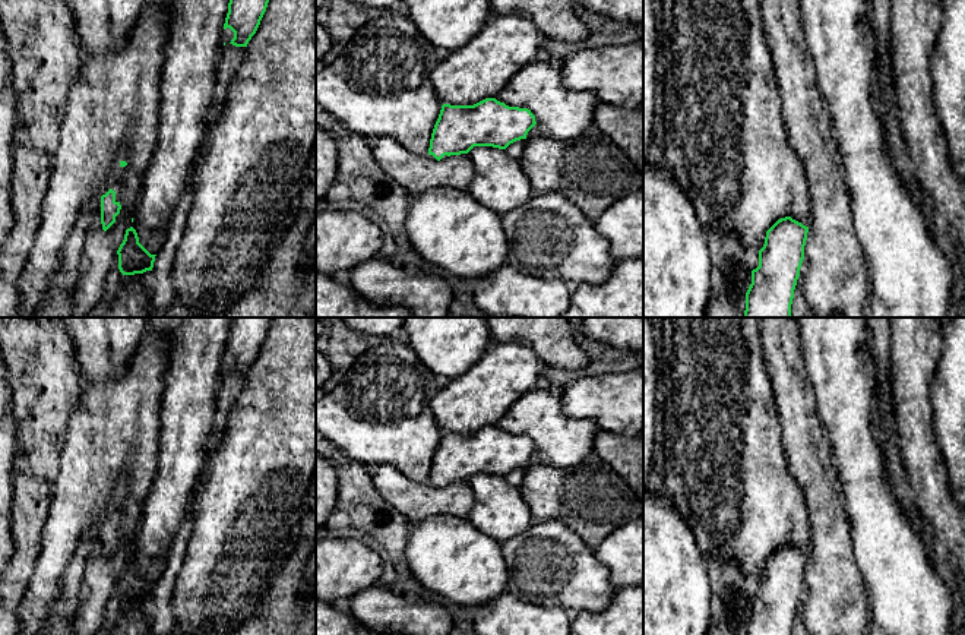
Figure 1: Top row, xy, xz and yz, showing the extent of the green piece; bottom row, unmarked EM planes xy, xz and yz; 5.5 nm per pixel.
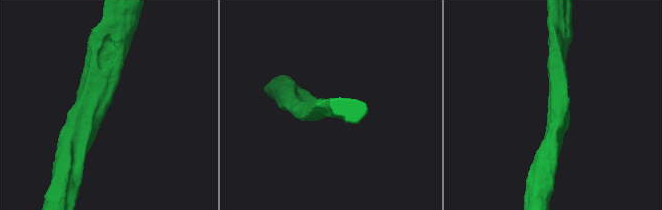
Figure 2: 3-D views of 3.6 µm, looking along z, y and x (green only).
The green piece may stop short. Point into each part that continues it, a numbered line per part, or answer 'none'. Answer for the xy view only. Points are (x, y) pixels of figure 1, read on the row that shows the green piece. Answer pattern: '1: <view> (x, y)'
1: xy (113, 180)

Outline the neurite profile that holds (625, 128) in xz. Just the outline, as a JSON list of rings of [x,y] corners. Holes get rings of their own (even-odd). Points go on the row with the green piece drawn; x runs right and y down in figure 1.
[[[598,102],[592,124],[629,157],[643,176],[643,107],[629,110]]]

